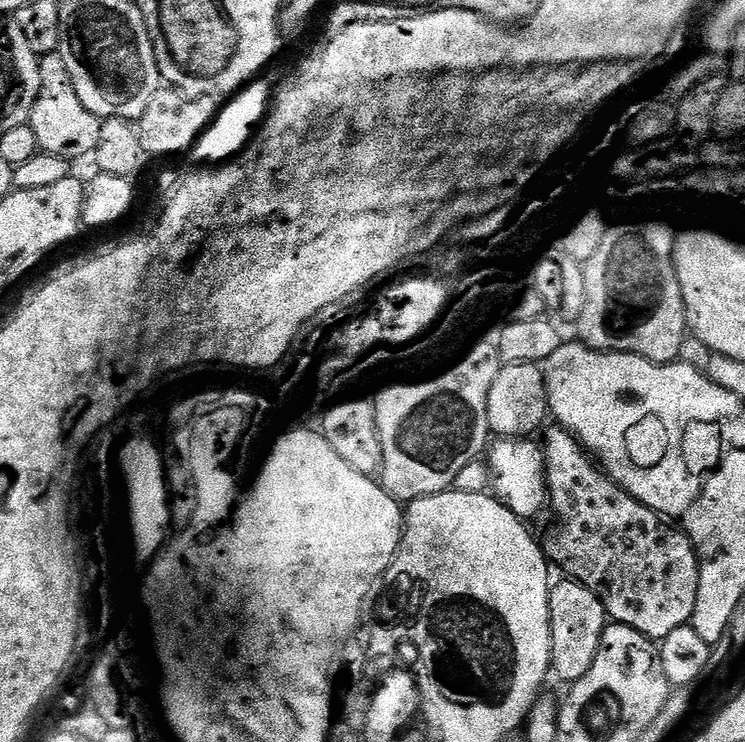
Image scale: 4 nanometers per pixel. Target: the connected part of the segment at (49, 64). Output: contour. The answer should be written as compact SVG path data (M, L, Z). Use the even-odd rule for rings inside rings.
M59 51L43 53L39 57L40 89L32 100L32 109L26 116L26 122L32 128L32 136L36 140L37 149L44 154L63 155L68 152L84 152L95 149L100 120L86 106L82 106L82 98L74 94L74 86L70 82L70 74L66 70L66 62L62 62Z

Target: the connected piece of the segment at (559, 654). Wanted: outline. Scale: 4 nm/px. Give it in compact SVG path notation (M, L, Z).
M560 578L548 590L550 610L550 669L553 677L575 682L590 670L606 627L606 613L602 602L589 588L571 578Z

